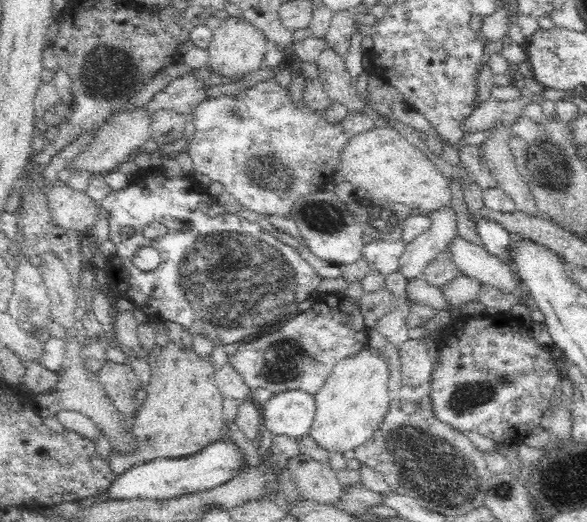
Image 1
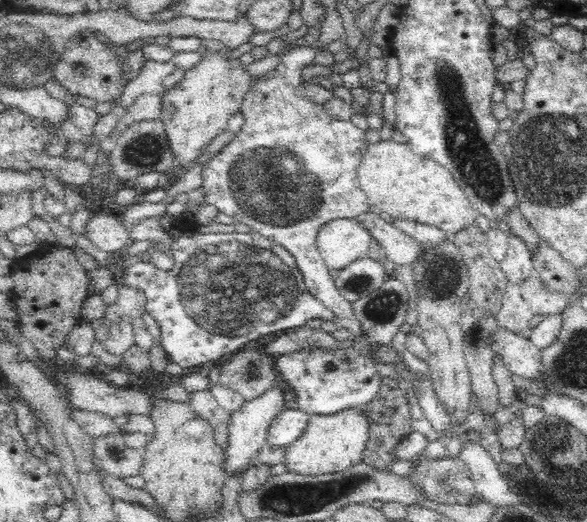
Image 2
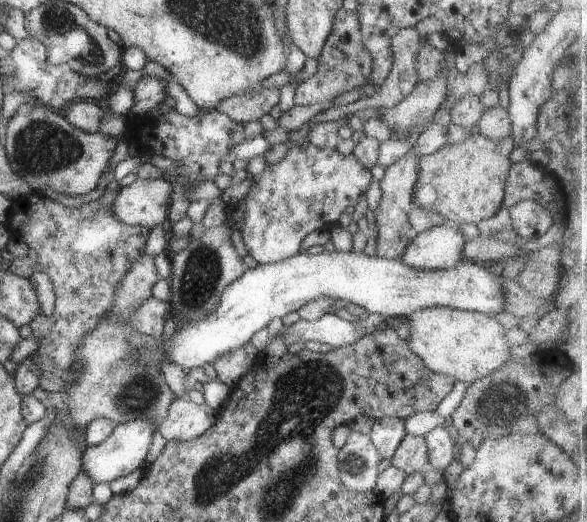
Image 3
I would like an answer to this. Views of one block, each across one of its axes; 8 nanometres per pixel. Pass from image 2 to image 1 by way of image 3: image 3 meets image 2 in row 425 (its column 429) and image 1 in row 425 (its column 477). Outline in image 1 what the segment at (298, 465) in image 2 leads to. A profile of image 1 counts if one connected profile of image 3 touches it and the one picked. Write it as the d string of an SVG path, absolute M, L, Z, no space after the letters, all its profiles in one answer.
M366 346L356 356L336 364L324 387L315 395L315 417L309 433L320 448L329 453L355 450L380 428L394 397L388 390L389 366L386 362L380 352Z

